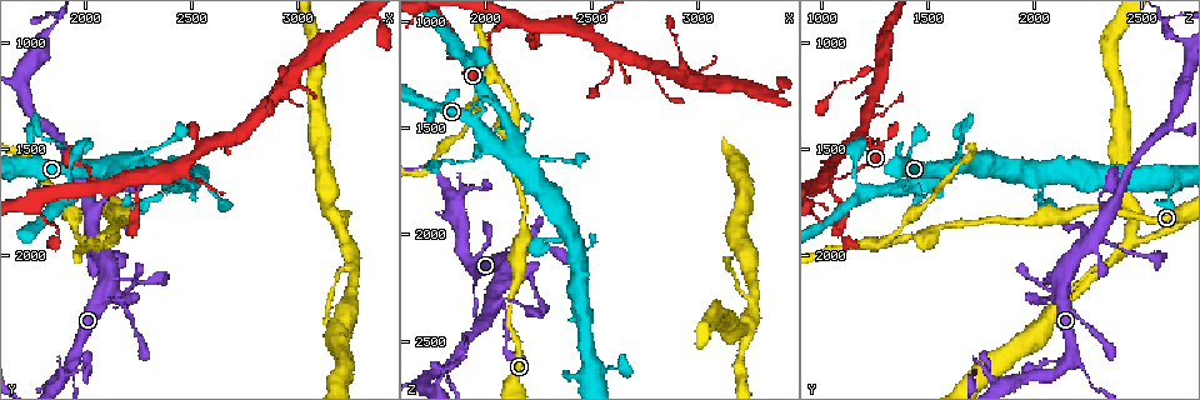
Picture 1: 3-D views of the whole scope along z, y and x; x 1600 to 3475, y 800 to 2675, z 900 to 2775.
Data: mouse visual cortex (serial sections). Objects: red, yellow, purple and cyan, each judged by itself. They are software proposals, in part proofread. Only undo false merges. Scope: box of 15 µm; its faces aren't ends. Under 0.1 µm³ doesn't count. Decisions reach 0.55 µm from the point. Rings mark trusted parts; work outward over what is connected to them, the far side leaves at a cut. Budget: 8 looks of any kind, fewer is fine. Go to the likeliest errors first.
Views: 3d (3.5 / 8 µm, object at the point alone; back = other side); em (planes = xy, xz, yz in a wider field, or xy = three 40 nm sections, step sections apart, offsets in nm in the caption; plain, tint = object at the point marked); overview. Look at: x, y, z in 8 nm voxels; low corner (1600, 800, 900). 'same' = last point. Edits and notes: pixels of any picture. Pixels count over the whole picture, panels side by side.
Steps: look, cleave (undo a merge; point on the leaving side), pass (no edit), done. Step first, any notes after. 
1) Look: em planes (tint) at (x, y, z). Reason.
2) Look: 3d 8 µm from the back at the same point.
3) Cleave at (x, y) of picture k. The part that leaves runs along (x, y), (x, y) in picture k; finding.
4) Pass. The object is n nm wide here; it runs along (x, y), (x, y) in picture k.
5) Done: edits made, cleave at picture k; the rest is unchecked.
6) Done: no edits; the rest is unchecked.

Look: 3d 8 µm at (2960, 1150, 1270). Abrupt turn.

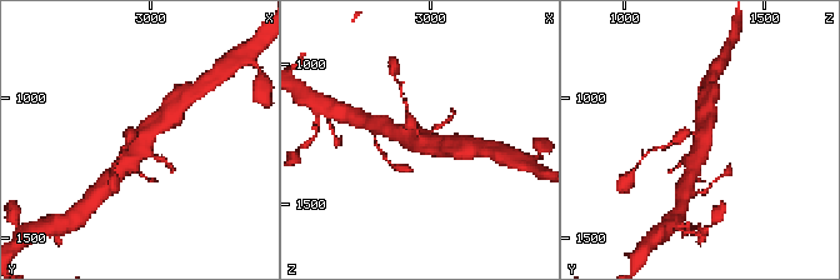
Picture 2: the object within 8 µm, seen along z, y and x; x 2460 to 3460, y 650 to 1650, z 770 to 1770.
Look: 3d 3.5 µm from the back at (2960, 1150, 1280). Closer look.

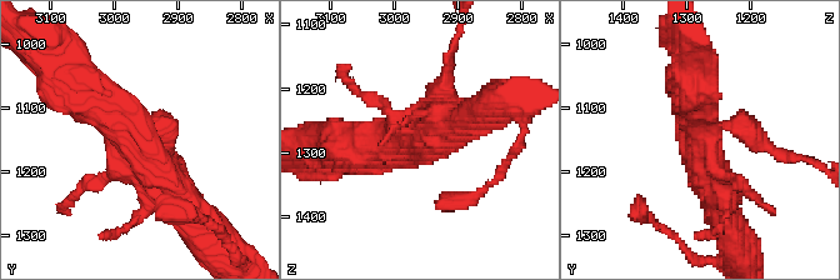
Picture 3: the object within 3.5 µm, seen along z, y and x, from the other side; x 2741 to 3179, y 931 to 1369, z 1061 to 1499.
Look: em xy step 2 (tint) at (2970, 1155, 1275). Now the EM.

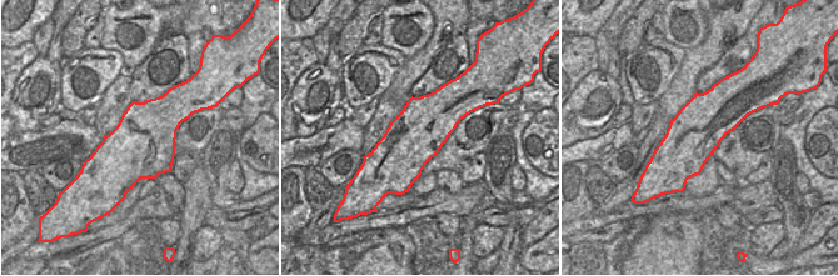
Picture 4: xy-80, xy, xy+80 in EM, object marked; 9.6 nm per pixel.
Cleave at (761, 135) of picture 3. The part that leaves runs along (724, 125), (820, 168) in picture 3; two cells meet here.

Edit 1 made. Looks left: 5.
Look: 3d 3.5 µm at (2020, 1940, 1270). Abrupt turn.

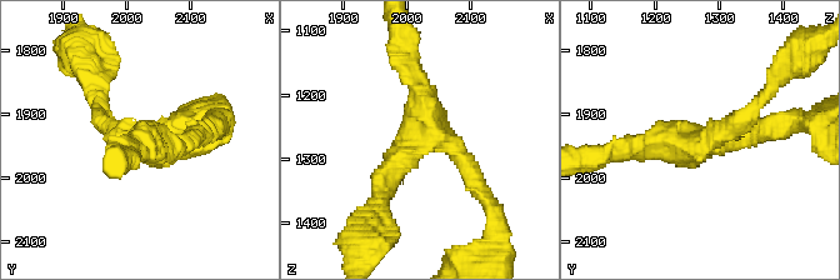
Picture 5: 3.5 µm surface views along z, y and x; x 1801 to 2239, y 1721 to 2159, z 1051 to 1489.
Look: em xy step 1 (tint) at (2025, 1945, 1260). Need the tissue.

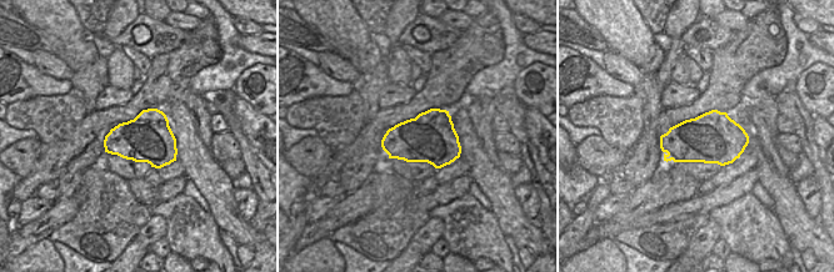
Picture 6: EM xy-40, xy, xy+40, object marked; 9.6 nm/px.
Pass. 3 arms meet here; the arms are 250, 250, 250 nm wide; it runs along (199, 134), (134, 145), (99, 115) in picture 5; one cell here.

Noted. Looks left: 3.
Look: 3d 3.5 µm at (1930, 2500, 2150). Four or more arms meet.

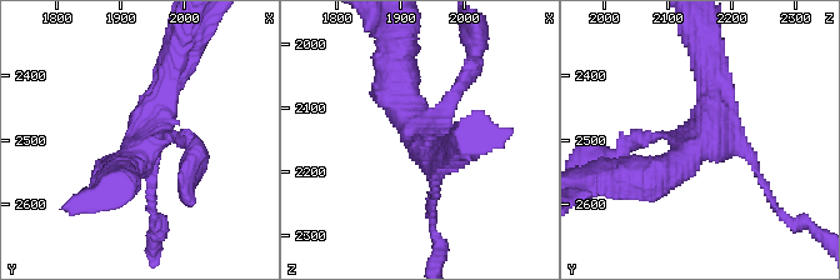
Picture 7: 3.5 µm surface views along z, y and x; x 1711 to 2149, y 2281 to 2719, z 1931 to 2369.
Look: em xy step 3 (tint) at (1940, 2510, 2145). 4 arms meet here; the arms are 100, 150, 400, 500 nm wide.

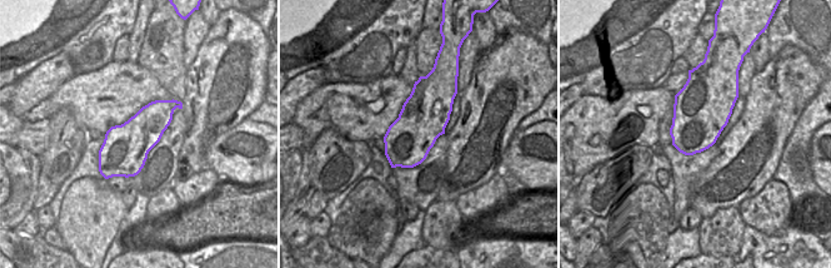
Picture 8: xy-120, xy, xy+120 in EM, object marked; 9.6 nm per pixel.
Pass. It runs along (714, 71), (714, 125), (634, 175) in picture 7; continuous, no second cell.

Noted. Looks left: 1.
Done: edits made, cleave at picture 3; the rest is unchecked.

